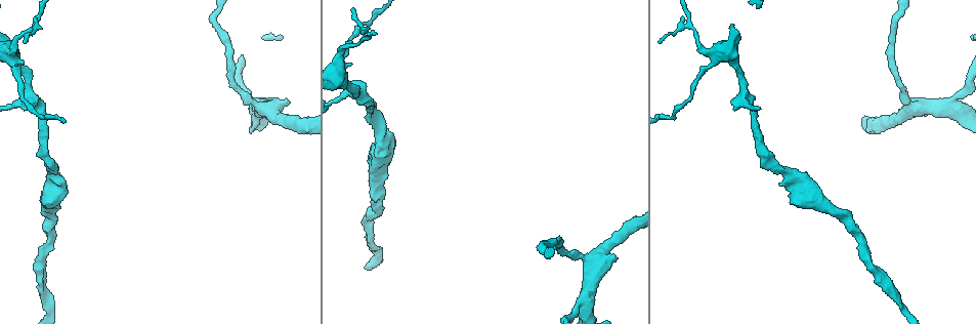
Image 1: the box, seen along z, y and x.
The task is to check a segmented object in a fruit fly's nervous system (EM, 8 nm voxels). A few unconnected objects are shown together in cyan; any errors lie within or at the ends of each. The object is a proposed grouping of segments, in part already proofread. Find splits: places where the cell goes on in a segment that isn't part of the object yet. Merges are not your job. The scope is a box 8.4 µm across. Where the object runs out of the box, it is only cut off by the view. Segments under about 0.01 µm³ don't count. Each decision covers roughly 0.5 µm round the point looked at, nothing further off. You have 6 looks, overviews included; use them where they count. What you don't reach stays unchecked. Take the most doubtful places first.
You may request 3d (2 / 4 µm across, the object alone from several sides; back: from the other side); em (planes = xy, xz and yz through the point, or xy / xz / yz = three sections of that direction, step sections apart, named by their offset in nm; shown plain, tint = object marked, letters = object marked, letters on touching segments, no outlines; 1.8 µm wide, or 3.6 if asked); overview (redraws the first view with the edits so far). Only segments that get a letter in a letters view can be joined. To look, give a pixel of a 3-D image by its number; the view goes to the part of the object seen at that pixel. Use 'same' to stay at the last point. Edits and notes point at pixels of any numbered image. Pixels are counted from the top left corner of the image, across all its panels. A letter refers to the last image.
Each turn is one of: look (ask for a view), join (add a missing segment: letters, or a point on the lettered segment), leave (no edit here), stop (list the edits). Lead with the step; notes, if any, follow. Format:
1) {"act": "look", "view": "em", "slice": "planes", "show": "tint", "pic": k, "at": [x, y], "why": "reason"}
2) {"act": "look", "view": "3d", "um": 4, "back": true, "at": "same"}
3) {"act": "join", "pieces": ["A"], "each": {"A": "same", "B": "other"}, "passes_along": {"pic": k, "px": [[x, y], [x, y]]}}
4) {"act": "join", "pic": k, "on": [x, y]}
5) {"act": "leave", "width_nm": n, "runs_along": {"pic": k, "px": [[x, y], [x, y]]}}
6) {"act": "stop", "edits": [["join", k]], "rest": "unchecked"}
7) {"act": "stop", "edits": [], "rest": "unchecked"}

{"act": "look", "view": "em", "slice": "xy", "step": 4, "show": "tint", "pic": 1, "at": [357, 43], "why": "sharp bend"}

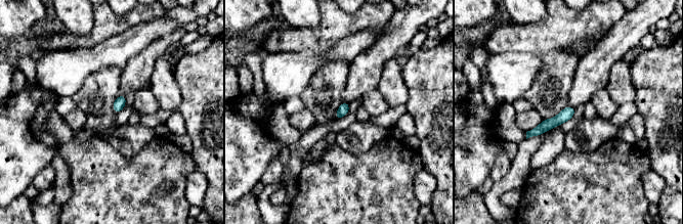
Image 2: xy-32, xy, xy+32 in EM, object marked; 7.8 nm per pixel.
{"act": "look", "view": "em", "slice": "xz", "step": 4, "show": "tint", "at": "same"}

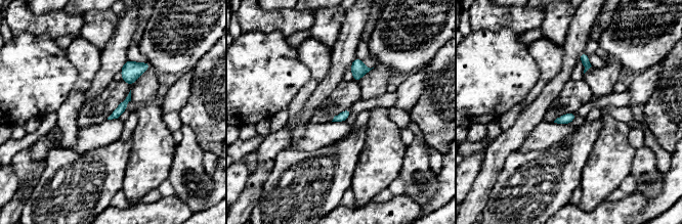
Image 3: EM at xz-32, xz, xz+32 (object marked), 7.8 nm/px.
{"act": "look", "view": "em", "slice": "xz", "step": 4, "show": "letters", "at": "same"}

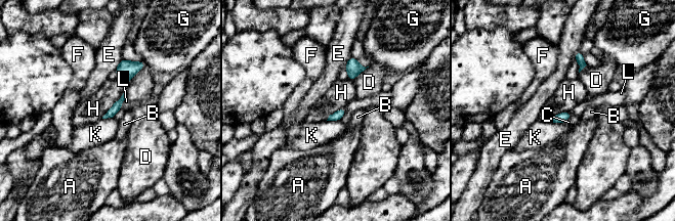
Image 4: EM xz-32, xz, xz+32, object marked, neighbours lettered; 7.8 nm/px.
{"act": "leave", "width_nm": 70, "each": {"A": "other", "B": "other", "C": "other", "D": "other", "E": "other", "F": "other", "G": "other", "H": "other", "K": "other", "L": "other"}, "border": {"pic": 4, "px": [[125, 88], [122, 95], [101, 118]]}, "found": "none of them fits"}

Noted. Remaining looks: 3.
{"act": "look", "view": "3d", "um": 2, "back": true, "pic": 1, "at": [29, 94], "why": "thick turns thin"}

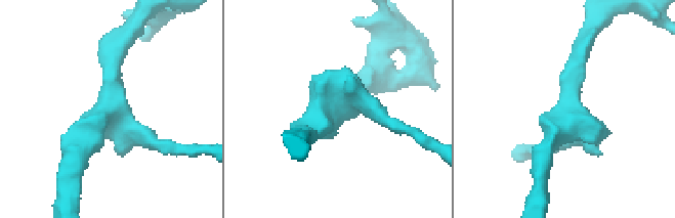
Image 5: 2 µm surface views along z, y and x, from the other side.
{"act": "look", "view": "em", "slice": "yz", "step": 16, "show": "tint", "pic": 5, "at": [335, 107], "arms": 3}

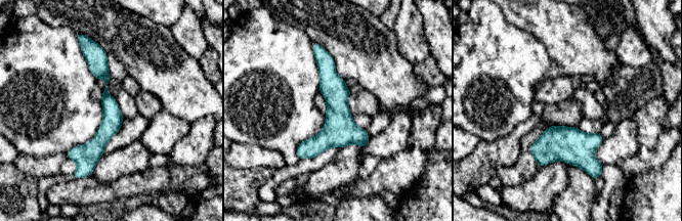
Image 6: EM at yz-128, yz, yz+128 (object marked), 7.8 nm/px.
{"act": "look", "view": "em", "slice": "planes", "show": "letters", "at": "same", "why": "another direction"}

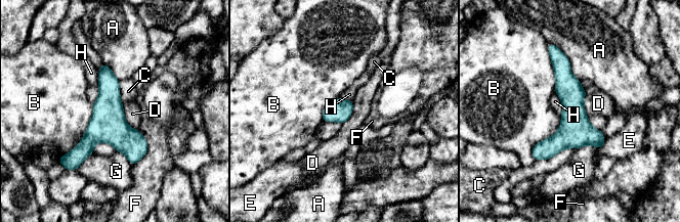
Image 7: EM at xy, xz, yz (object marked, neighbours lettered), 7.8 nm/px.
{"act": "leave", "width_nm": 180, "each": {"A": "other", "B": "other", "C": "other", "D": "other", "E": "other", "F": "other", "G": "other", "H": "other"}, "found": "none of them fits"}

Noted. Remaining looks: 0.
{"act": "stop", "edits": [], "rest": "unchecked"}

